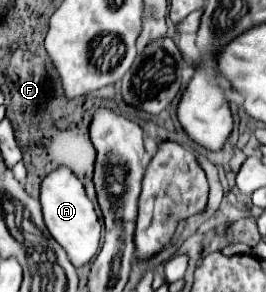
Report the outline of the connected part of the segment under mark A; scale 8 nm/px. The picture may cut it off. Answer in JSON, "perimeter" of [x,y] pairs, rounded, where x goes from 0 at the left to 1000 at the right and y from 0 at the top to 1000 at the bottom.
{"perimeter":[[[252,572],[199,579],[147,640],[147,688],[169,736],[169,771],[192,798],[192,812],[252,860],[259,894],[282,914],[305,914],[350,887],[350,873],[372,853],[372,812],[380,812],[380,764],[372,743],[342,702],[342,688],[320,668],[312,627],[282,606],[282,592]]]}

